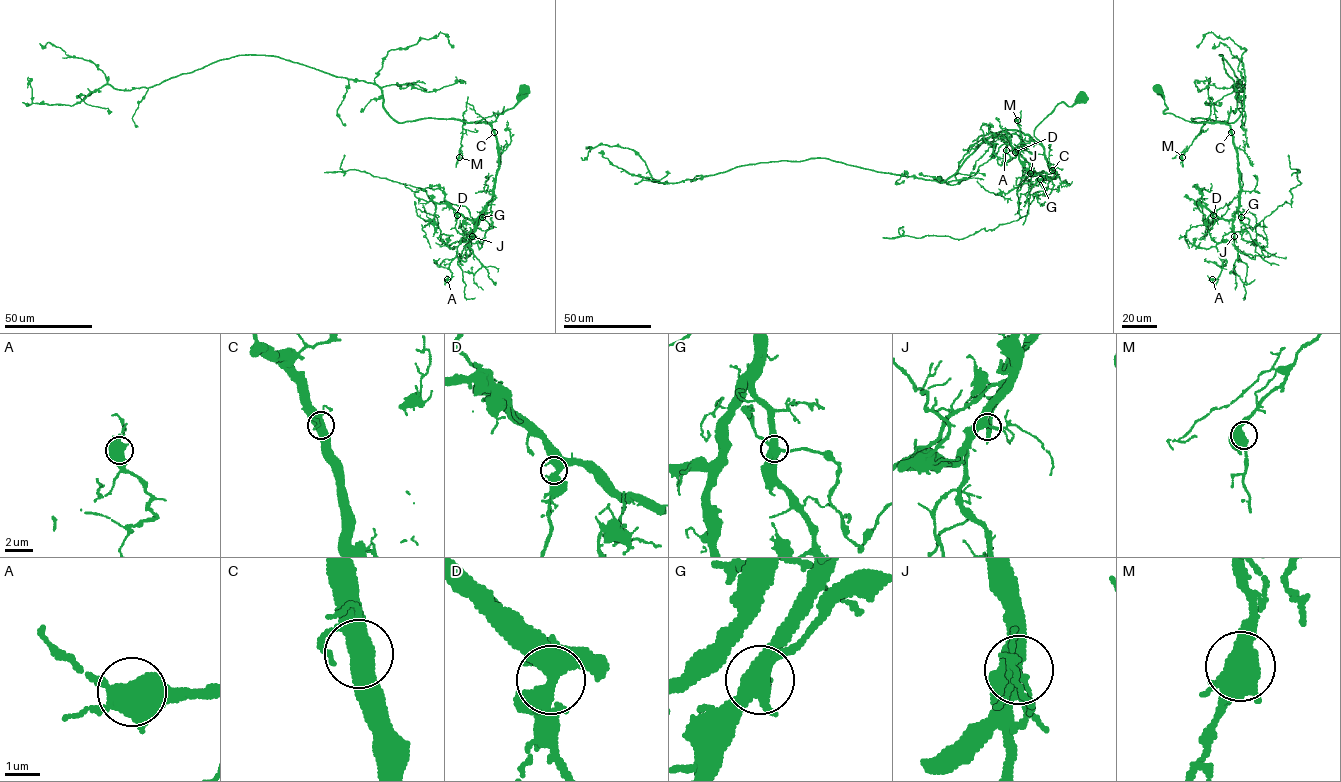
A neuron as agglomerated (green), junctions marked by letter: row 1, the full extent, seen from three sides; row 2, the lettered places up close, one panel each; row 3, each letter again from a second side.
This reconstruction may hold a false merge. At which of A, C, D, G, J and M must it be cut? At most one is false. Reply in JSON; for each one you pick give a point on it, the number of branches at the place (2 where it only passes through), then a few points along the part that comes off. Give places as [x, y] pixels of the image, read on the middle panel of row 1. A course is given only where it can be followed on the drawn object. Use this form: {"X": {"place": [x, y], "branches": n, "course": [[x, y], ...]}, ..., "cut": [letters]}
{"G": {"place": [1040, 179], "branches": 4, "course": [[1040, 179], [1048, 189], [1033, 193], [1027, 214], [992, 230], [960, 239], [917, 238], [900, 234], [903, 226]]}, "cut": ["G"]}

